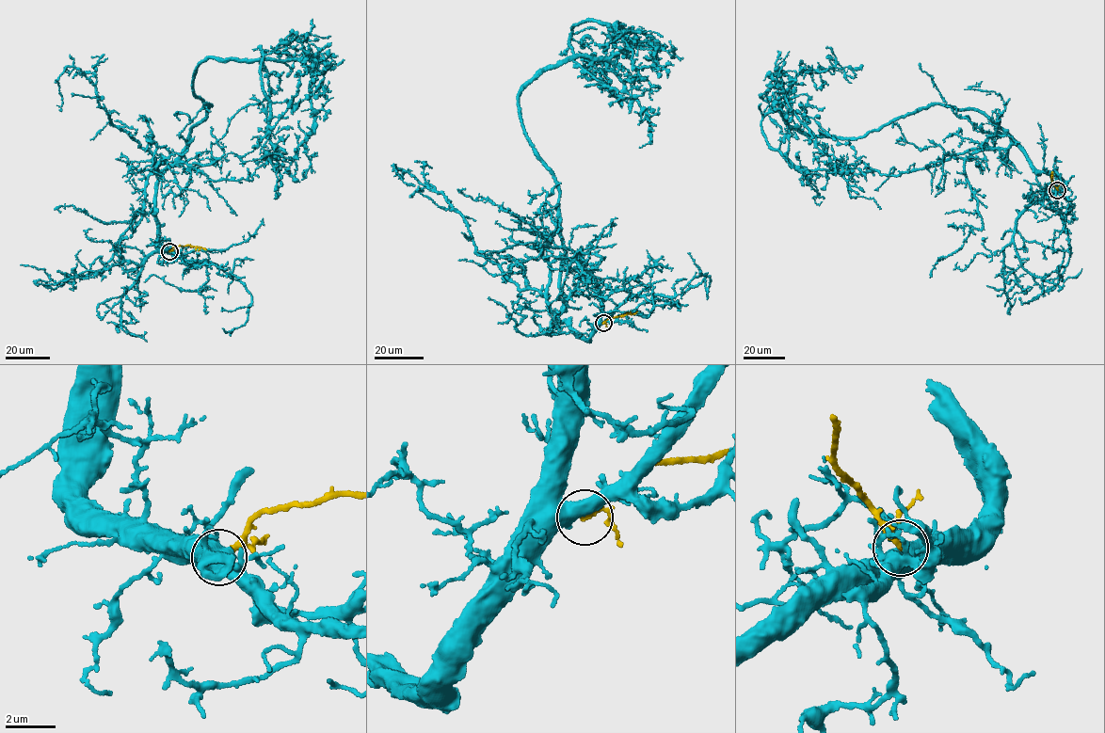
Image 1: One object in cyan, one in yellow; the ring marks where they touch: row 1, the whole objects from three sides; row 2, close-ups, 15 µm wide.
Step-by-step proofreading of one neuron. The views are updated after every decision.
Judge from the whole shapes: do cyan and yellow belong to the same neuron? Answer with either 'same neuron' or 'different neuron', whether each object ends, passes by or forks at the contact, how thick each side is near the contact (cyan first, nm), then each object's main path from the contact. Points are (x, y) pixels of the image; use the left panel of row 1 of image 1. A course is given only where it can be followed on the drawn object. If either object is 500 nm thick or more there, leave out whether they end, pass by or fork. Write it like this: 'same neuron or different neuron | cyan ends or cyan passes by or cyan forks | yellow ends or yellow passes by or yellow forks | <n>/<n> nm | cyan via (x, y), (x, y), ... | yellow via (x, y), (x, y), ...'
different neuron | 500/280 nm | cyan via (168, 252), (157, 246), (157, 183), (212, 104), (193, 91), (201, 61), (263, 53), (276, 143) | yellow via (168, 251), (180, 246), (206, 249)

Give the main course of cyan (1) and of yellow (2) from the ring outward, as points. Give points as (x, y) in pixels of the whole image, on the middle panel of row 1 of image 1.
1: (603, 323), (588, 341), (555, 319), (559, 194), (519, 93), (588, 19), (632, 51), (650, 87), (633, 94)
2: (602, 323), (610, 317), (637, 310)

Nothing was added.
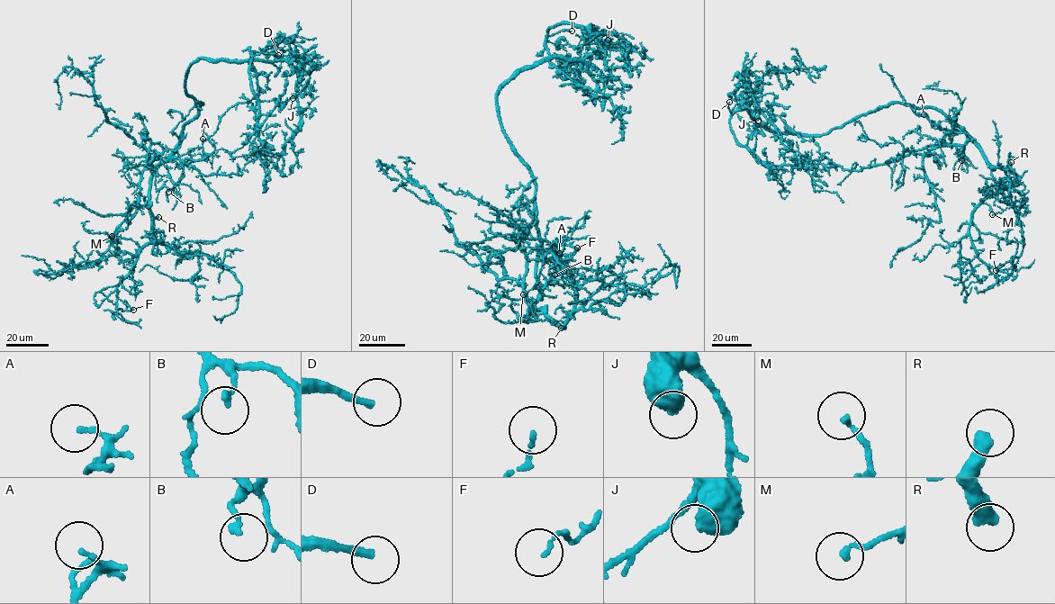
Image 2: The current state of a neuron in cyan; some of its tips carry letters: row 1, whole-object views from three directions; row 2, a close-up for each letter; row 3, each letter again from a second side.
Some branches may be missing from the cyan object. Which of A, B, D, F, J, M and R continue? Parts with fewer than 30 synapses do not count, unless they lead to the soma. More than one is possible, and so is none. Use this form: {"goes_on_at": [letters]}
{"goes_on_at": ["D", "R"]}

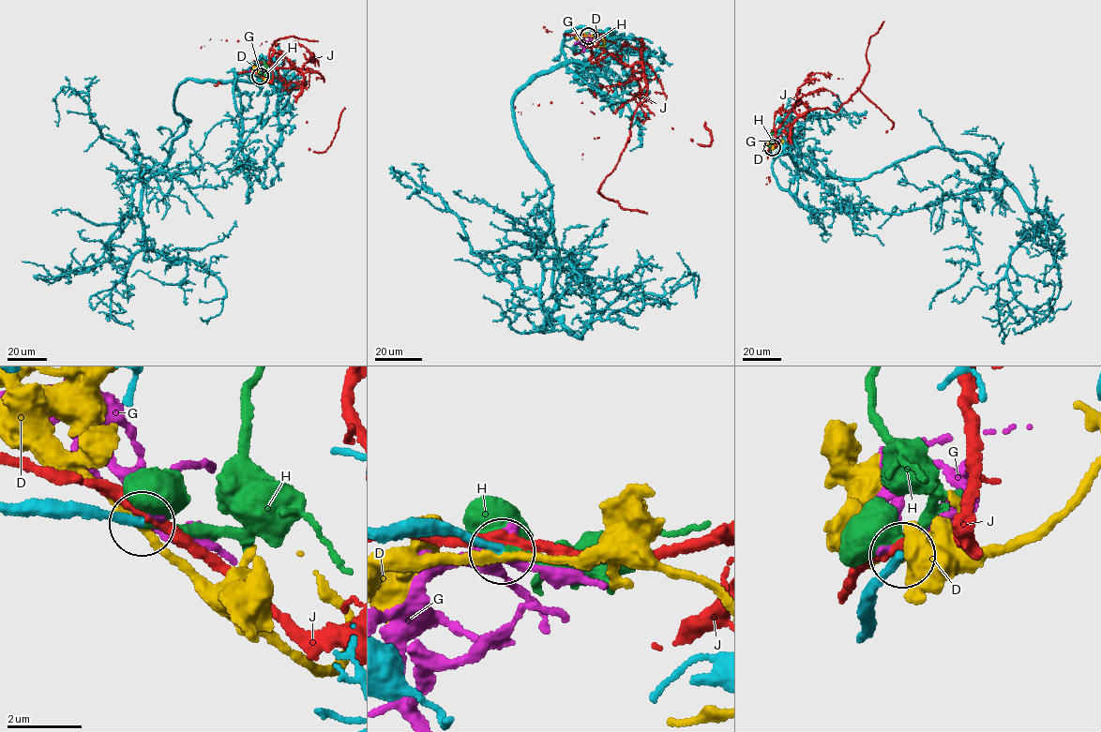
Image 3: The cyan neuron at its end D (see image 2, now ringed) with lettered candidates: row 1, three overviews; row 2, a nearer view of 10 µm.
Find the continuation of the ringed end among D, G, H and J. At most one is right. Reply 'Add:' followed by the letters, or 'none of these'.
Add: H

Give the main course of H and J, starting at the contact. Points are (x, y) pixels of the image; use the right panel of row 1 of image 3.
H: (772, 146), (772, 129)
J: (771, 147), (793, 108), (799, 115), (819, 108), (836, 112), (850, 98), (868, 70), (869, 40), (883, 21)

